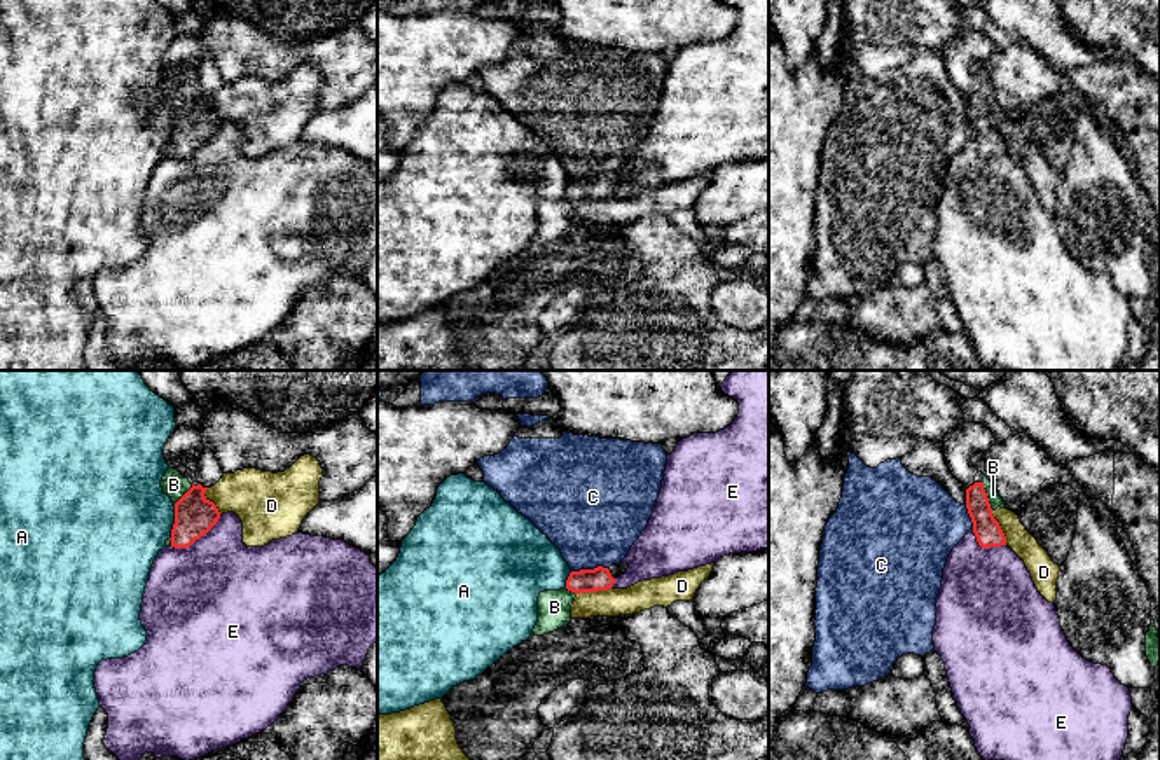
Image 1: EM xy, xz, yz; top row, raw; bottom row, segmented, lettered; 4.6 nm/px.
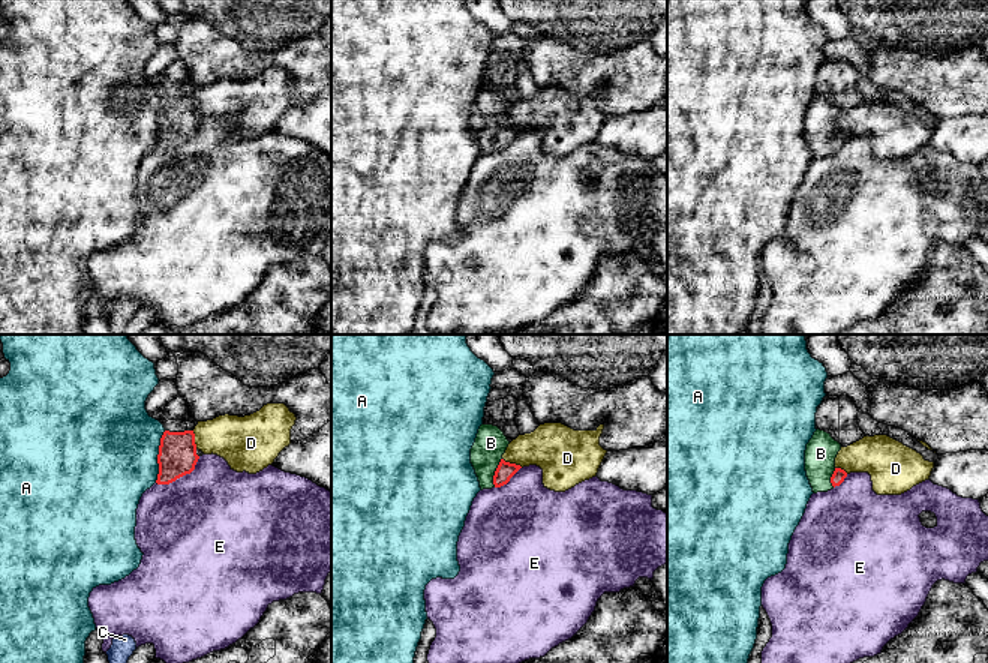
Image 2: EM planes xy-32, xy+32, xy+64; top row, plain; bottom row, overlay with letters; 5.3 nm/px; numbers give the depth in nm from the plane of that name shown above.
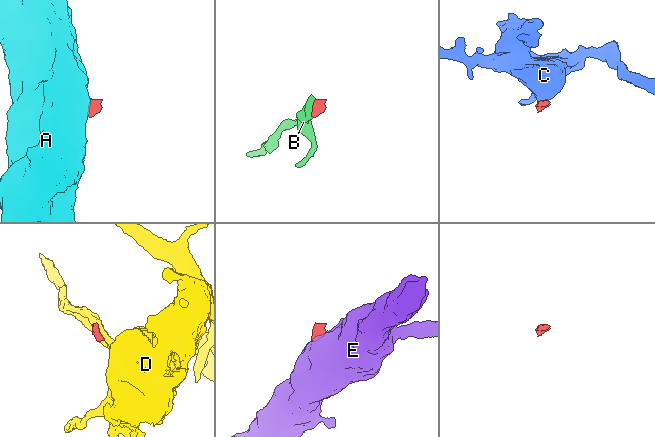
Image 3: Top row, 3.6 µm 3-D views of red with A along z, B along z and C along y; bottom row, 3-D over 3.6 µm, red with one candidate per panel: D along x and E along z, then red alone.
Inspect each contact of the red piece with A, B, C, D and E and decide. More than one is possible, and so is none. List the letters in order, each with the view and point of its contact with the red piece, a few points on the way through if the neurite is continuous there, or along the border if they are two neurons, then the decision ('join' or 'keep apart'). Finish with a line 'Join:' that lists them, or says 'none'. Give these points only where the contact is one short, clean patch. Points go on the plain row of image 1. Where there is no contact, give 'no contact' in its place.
A: contact xy (175, 131); border xy (175, 116), (175, 131), (168, 147); keep apart
B: contact yz (986, 105); way yz (986, 137), (986, 105), (993, 103); join
C: contact xz (589, 179); border xz (607, 175), (572, 180); keep apart
D: contact xz (594, 200); border xz (612, 194), (577, 203); keep apart
E: contact xy (196, 147); border xy (220, 124), (189, 154), (170, 154); keep apart
Join: B

